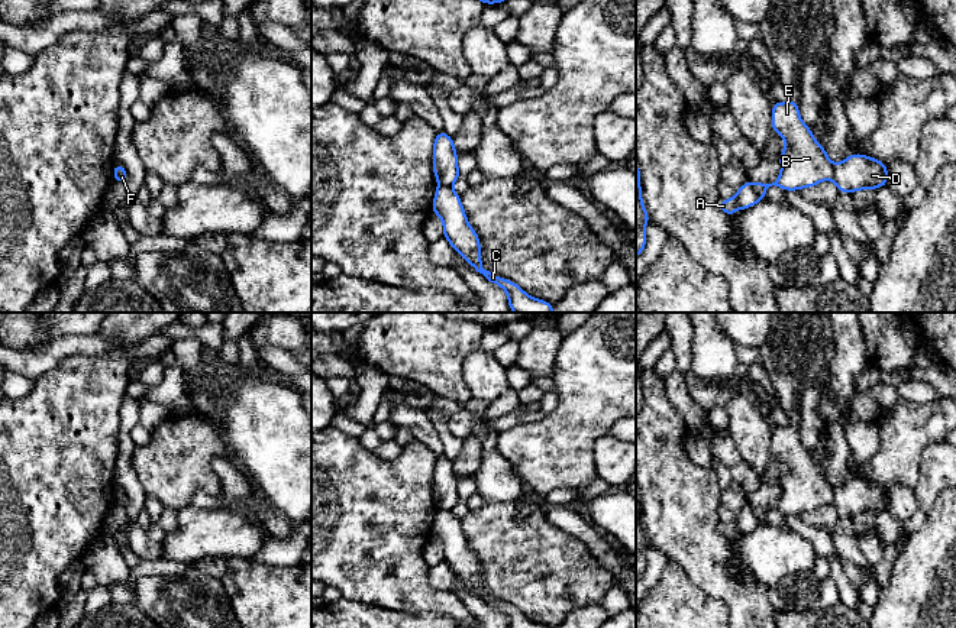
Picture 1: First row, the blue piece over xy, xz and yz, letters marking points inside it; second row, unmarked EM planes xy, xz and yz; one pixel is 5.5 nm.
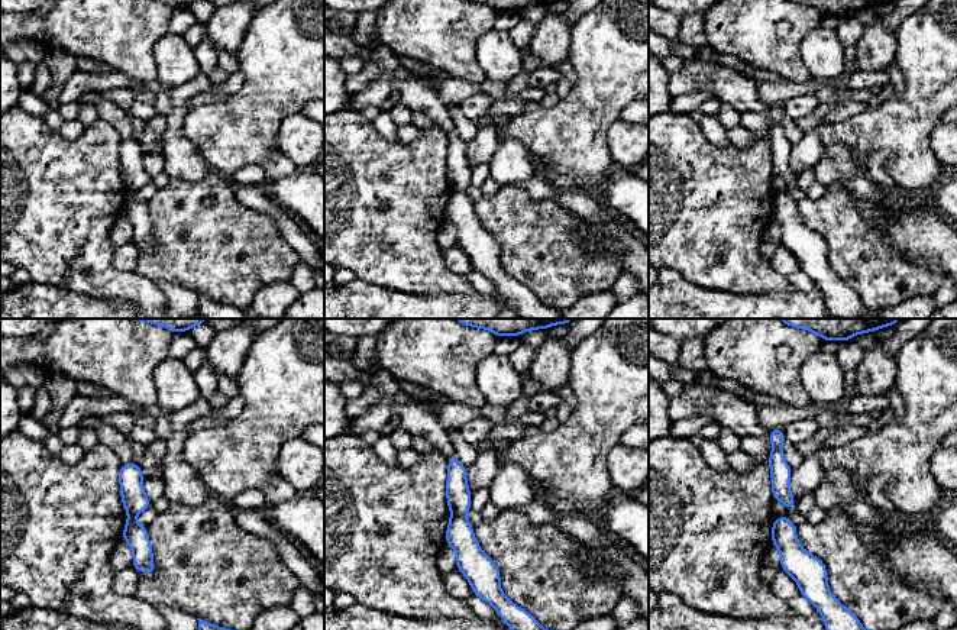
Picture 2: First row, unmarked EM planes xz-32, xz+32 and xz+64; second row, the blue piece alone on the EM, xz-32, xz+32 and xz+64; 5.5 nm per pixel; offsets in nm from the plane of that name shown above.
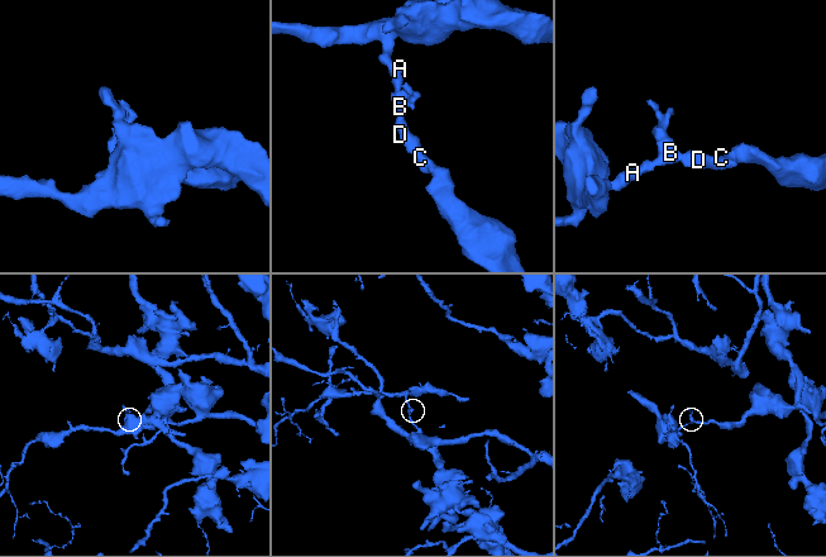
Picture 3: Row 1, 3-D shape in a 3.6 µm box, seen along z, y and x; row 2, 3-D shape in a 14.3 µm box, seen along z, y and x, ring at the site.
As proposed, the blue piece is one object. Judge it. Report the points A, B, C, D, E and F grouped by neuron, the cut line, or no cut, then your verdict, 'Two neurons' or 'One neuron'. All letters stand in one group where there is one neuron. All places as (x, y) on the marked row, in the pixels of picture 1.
Groups: A B E / C D F. Split along yz (832, 167), (833, 178). Two neurons

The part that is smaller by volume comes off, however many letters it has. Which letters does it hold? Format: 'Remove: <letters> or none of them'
Remove: A, B, E

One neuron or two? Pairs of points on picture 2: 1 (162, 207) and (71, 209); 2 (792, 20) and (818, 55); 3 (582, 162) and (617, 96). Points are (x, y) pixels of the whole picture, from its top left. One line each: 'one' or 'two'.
1: two
2: two
3: one

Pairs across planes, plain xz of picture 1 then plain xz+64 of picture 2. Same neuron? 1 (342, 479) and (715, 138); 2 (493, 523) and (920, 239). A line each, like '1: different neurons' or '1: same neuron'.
1: different neurons
2: different neurons

